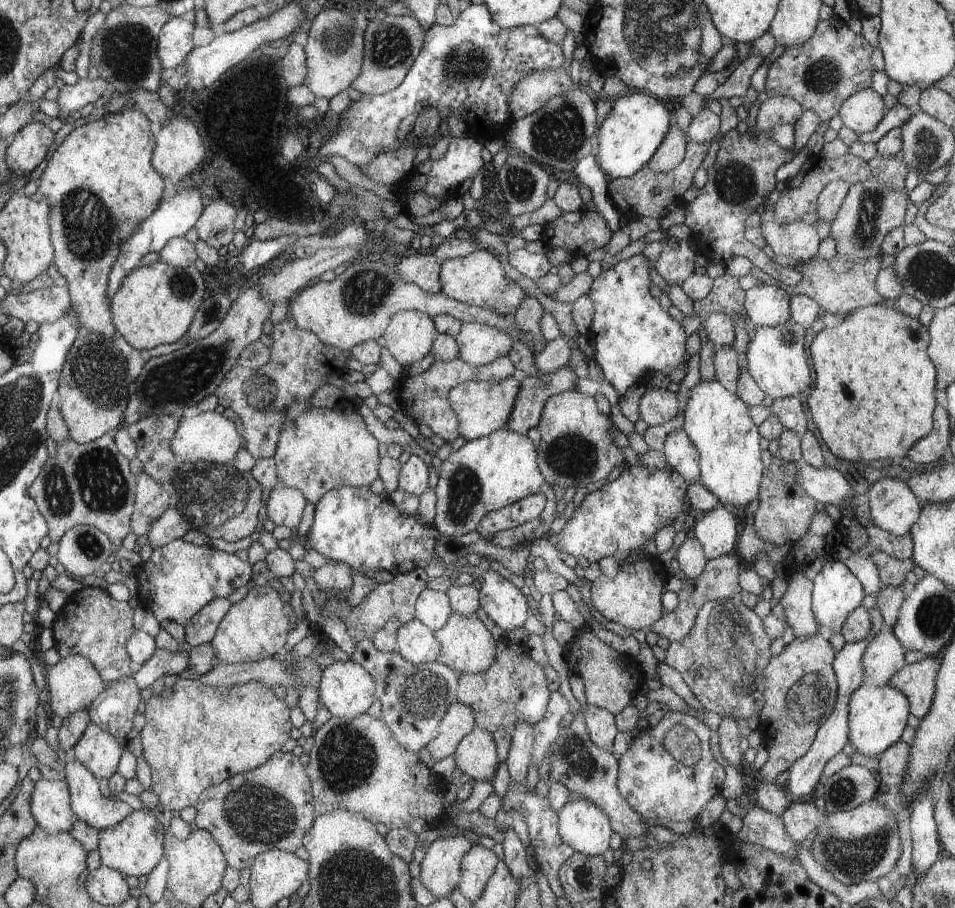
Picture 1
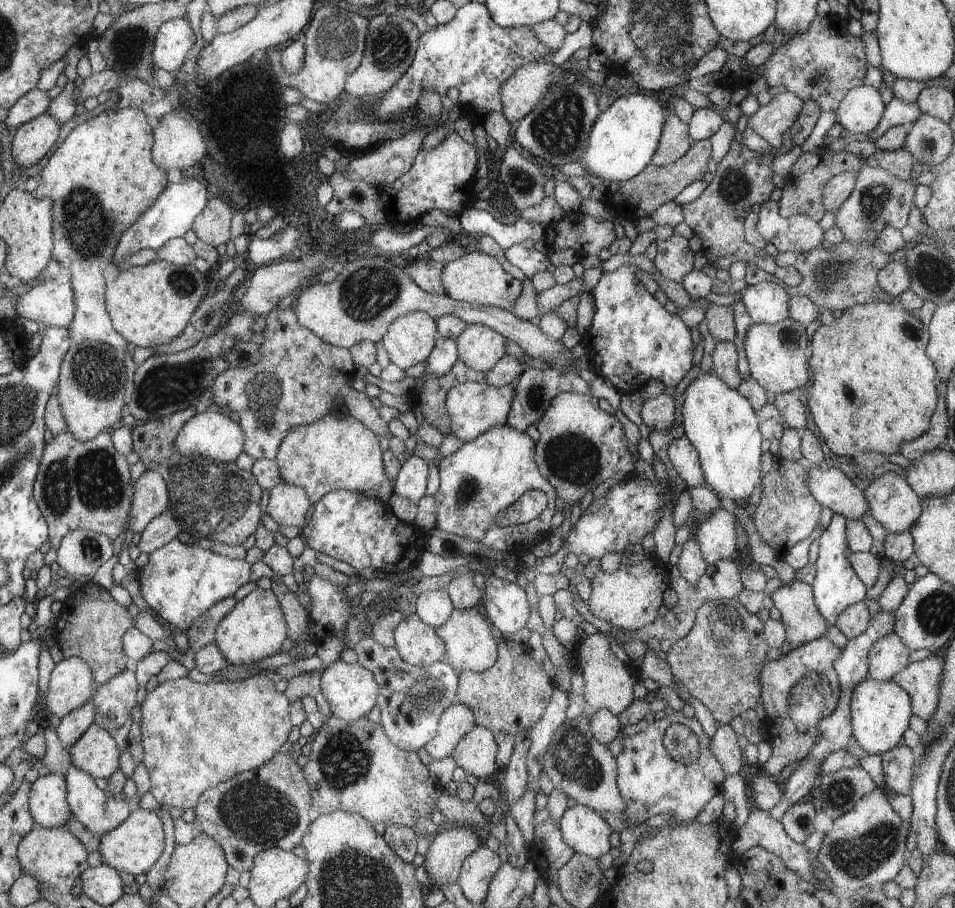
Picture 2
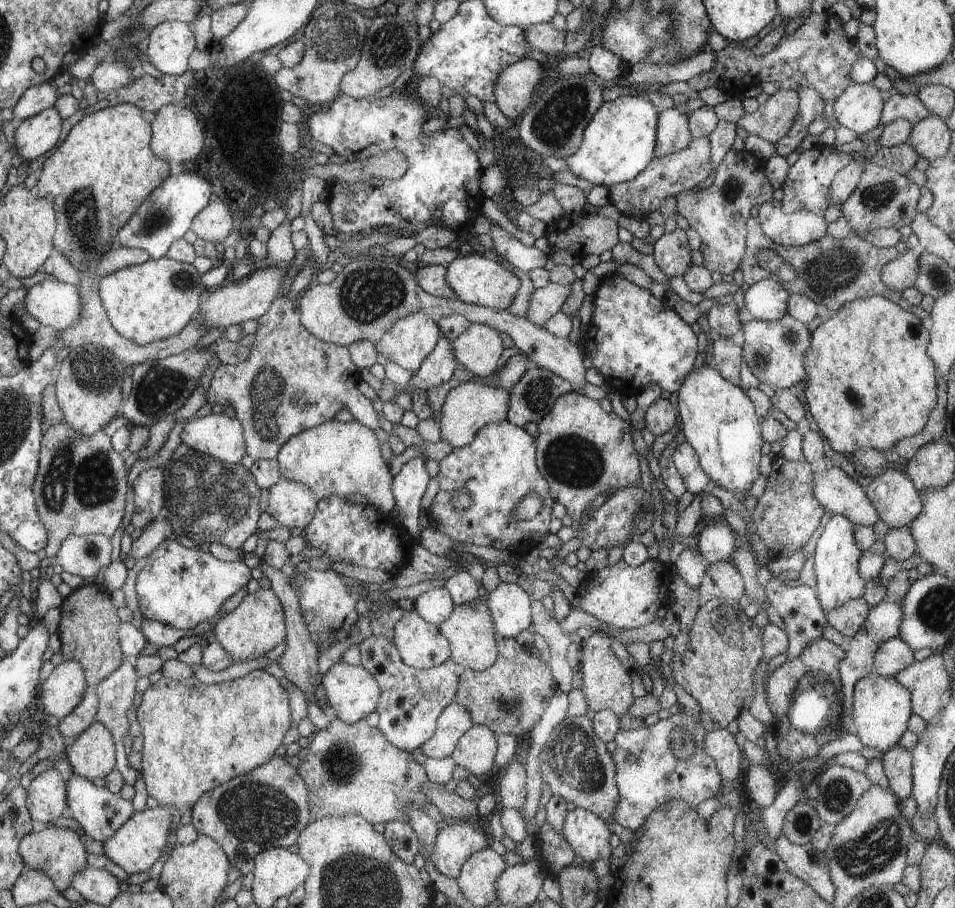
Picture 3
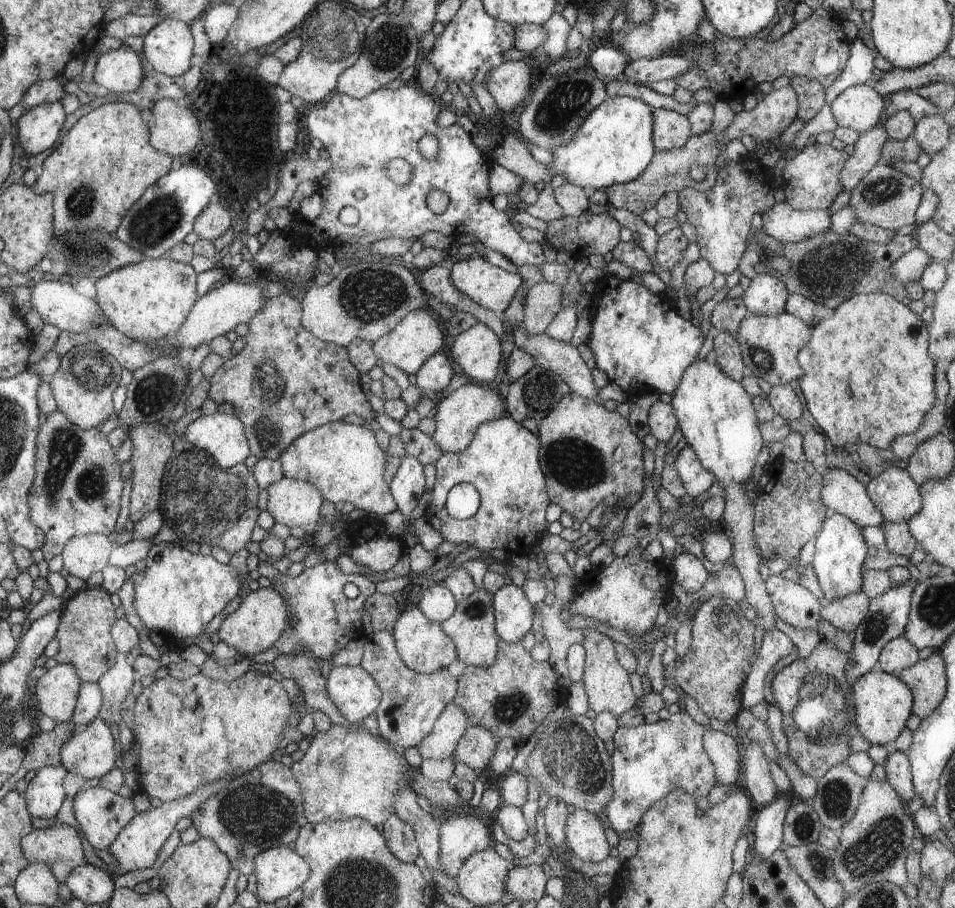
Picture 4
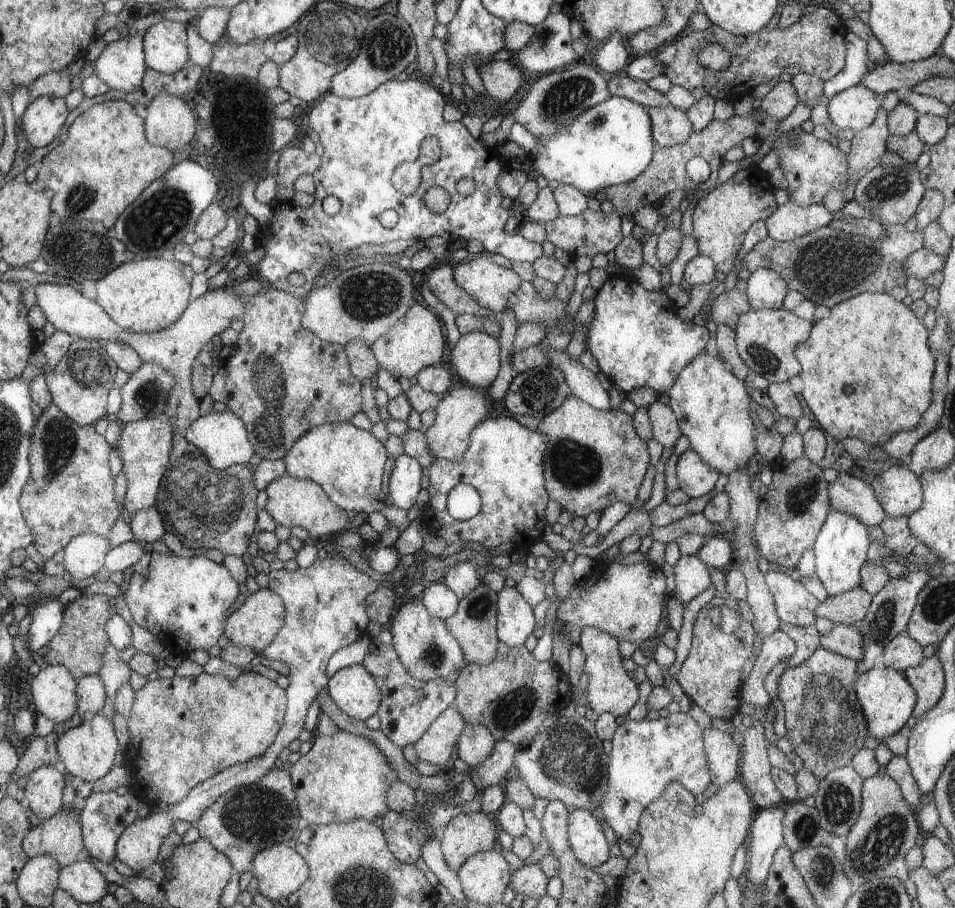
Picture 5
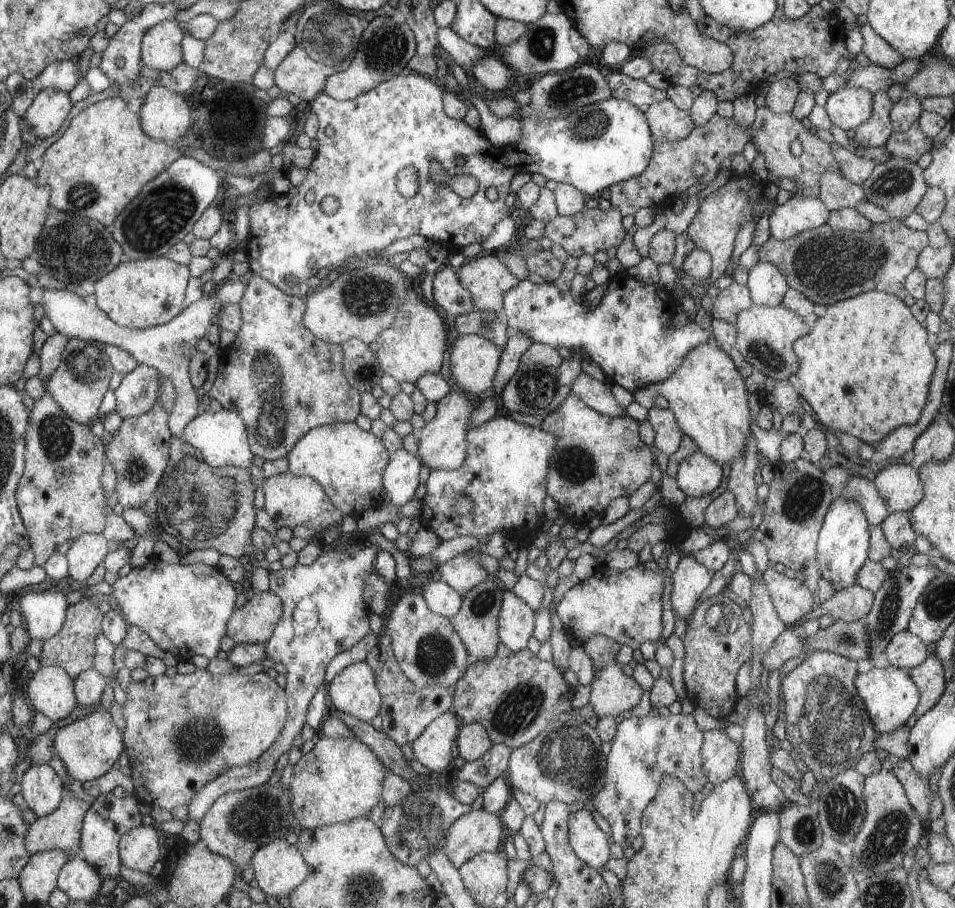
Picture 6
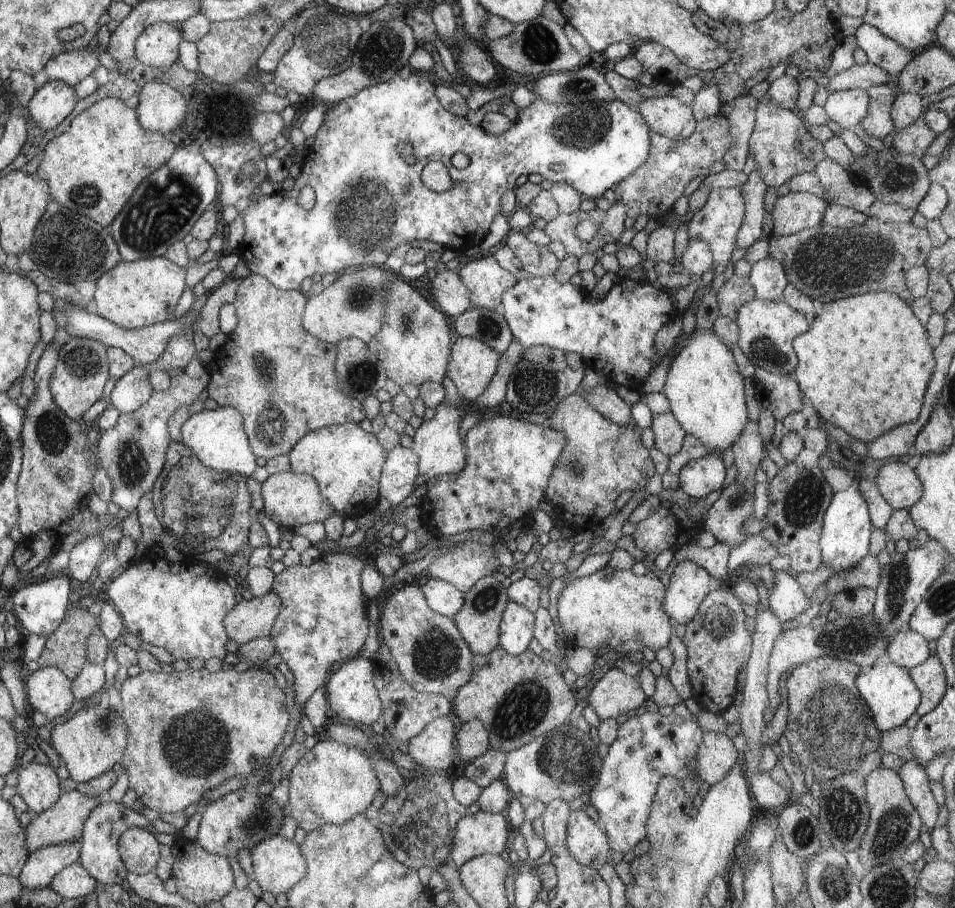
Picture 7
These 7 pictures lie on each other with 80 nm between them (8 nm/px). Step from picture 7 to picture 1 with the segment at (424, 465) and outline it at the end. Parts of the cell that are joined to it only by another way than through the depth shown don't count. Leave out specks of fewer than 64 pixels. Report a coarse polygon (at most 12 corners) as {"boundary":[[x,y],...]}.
{"boundary":[[466,381],[449,393],[468,441],[504,428],[522,382]]}

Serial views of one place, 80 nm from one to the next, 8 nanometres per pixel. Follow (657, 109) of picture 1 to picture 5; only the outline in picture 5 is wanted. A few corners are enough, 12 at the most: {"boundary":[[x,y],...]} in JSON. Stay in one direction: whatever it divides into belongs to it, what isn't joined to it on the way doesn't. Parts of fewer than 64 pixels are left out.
{"boundary":[[648,108],[584,110],[527,154],[548,181],[598,193],[656,153]]}

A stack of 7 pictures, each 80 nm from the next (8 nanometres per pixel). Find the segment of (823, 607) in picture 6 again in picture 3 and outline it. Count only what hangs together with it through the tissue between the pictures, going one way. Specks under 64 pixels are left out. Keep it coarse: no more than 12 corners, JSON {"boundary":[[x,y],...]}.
{"boundary":[[862,599],[827,611],[828,625],[849,641],[870,612]]}

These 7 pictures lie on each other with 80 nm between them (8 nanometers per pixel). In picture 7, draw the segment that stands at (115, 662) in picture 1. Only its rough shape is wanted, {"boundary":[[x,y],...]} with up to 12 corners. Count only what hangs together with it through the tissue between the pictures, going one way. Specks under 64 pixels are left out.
{"boundary":[[72,607],[38,663],[73,679],[88,663],[99,616]]}

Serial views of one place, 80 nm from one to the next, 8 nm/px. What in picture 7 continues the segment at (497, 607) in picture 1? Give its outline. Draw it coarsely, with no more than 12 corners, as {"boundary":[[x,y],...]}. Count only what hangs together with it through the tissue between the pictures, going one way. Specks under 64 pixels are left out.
{"boundary":[[509,601],[501,618],[501,647],[526,651],[534,614]]}

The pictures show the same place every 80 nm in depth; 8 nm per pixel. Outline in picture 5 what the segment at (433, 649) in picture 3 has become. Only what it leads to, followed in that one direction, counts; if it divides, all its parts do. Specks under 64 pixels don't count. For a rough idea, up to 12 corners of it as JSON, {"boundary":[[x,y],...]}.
{"boundary":[[404,600],[388,630],[414,678],[448,678],[465,663],[448,624]]}

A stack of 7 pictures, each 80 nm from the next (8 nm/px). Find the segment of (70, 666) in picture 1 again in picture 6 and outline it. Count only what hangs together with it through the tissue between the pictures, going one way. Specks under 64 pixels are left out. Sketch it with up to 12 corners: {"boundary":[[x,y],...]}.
{"boundary":[[40,667],[28,704],[52,723],[77,706],[76,684],[61,667]]}

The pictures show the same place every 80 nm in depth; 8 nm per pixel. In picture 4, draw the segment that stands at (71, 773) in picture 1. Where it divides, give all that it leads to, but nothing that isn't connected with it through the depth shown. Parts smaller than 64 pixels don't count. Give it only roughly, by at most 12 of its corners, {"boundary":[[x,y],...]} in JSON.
{"boundary":[[78,791],[73,809],[94,850],[108,850],[134,818],[133,799]]}

